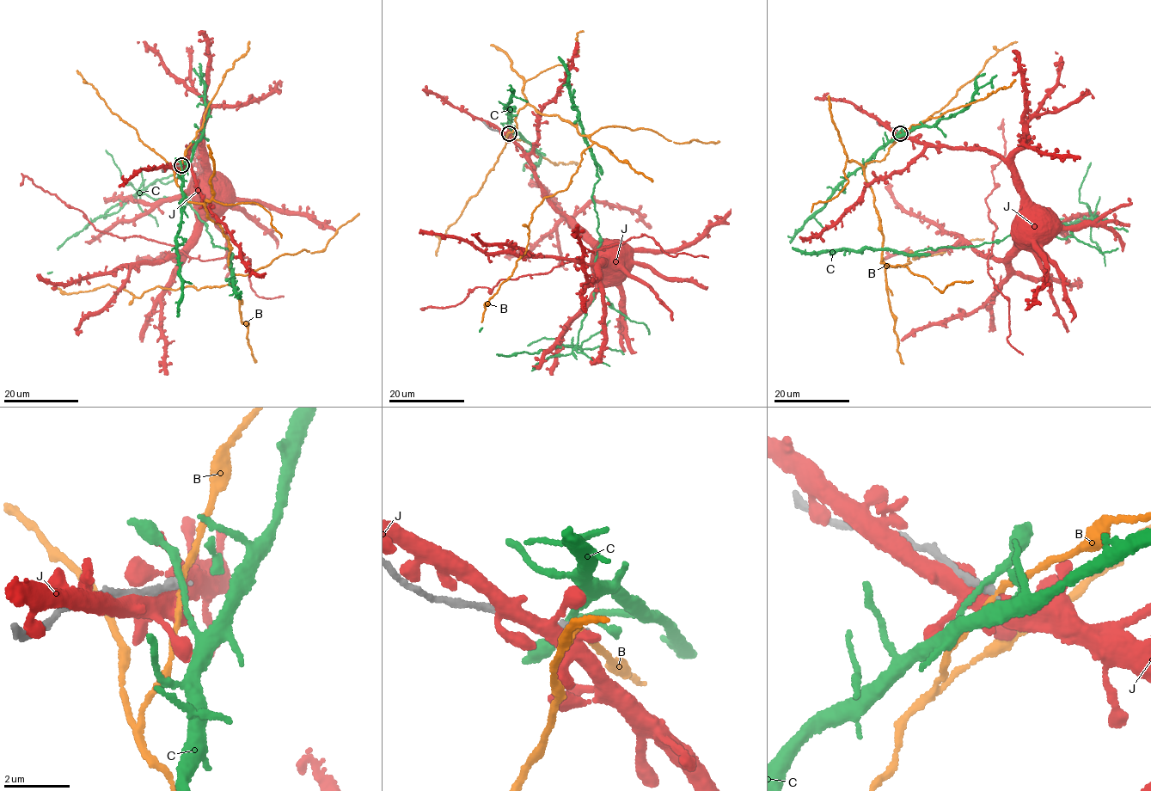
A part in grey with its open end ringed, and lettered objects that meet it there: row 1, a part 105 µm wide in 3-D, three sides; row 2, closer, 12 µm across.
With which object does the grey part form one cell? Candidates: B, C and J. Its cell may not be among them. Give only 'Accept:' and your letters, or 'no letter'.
Accept: no letter

